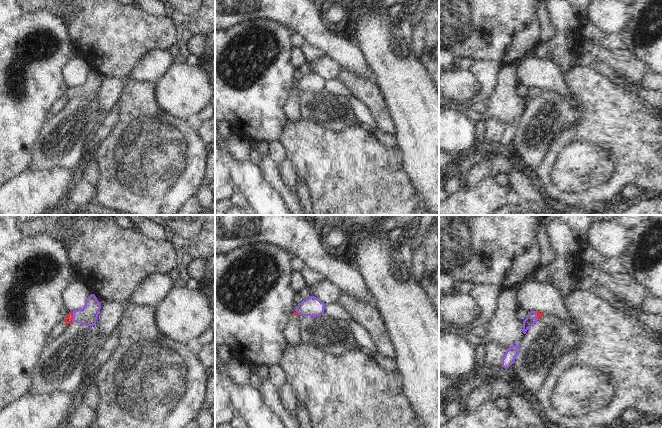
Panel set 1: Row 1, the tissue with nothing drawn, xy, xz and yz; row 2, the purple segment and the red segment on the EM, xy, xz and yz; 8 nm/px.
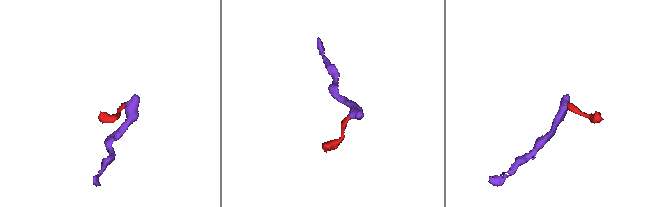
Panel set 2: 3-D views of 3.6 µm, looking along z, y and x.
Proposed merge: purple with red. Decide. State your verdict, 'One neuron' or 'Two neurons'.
One neuron

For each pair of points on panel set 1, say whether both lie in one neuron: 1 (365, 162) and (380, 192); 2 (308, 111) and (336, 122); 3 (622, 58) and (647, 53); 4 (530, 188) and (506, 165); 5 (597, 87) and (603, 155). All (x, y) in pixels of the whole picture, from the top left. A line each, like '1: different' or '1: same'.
1: same
2: same
3: different
4: same
5: same

